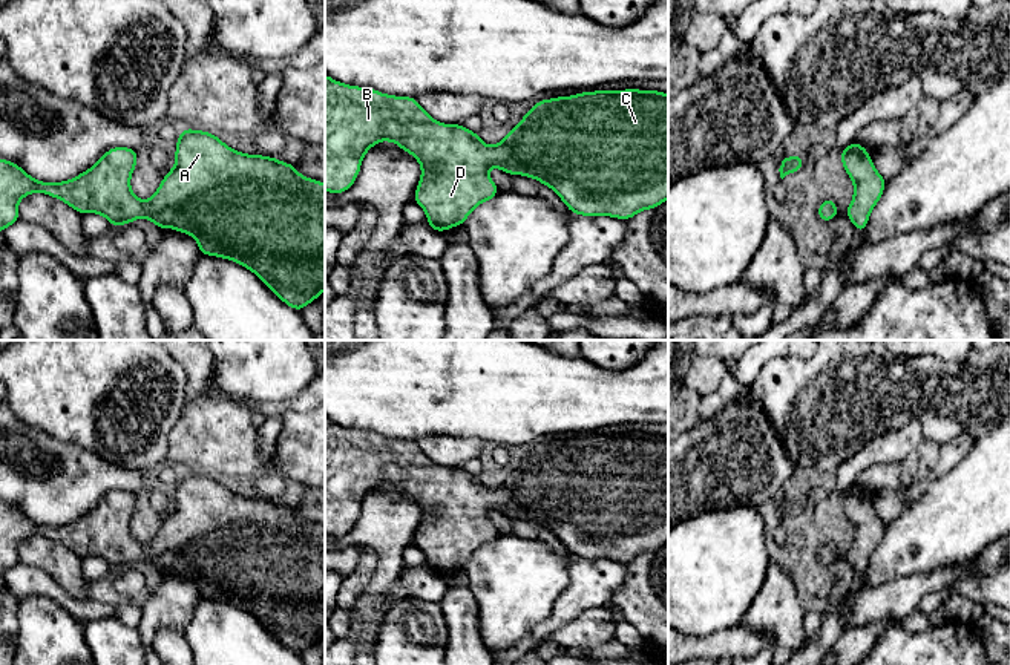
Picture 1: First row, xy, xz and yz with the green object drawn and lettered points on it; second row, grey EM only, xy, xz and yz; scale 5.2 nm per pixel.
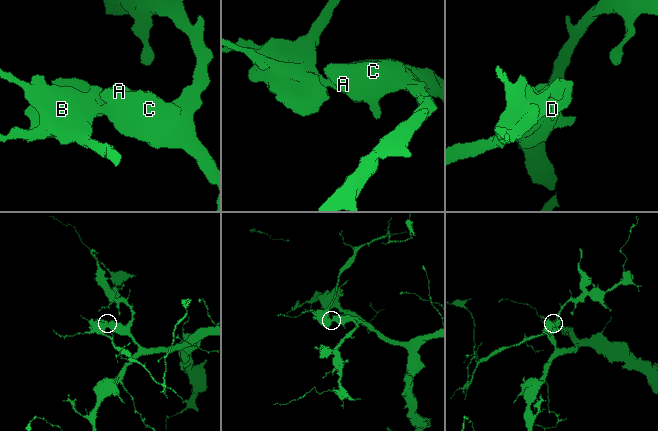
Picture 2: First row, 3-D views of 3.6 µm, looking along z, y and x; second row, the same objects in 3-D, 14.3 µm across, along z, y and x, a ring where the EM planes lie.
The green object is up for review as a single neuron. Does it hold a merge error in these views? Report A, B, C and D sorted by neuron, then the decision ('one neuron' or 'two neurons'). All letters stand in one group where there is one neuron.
A B C D; one neuron

